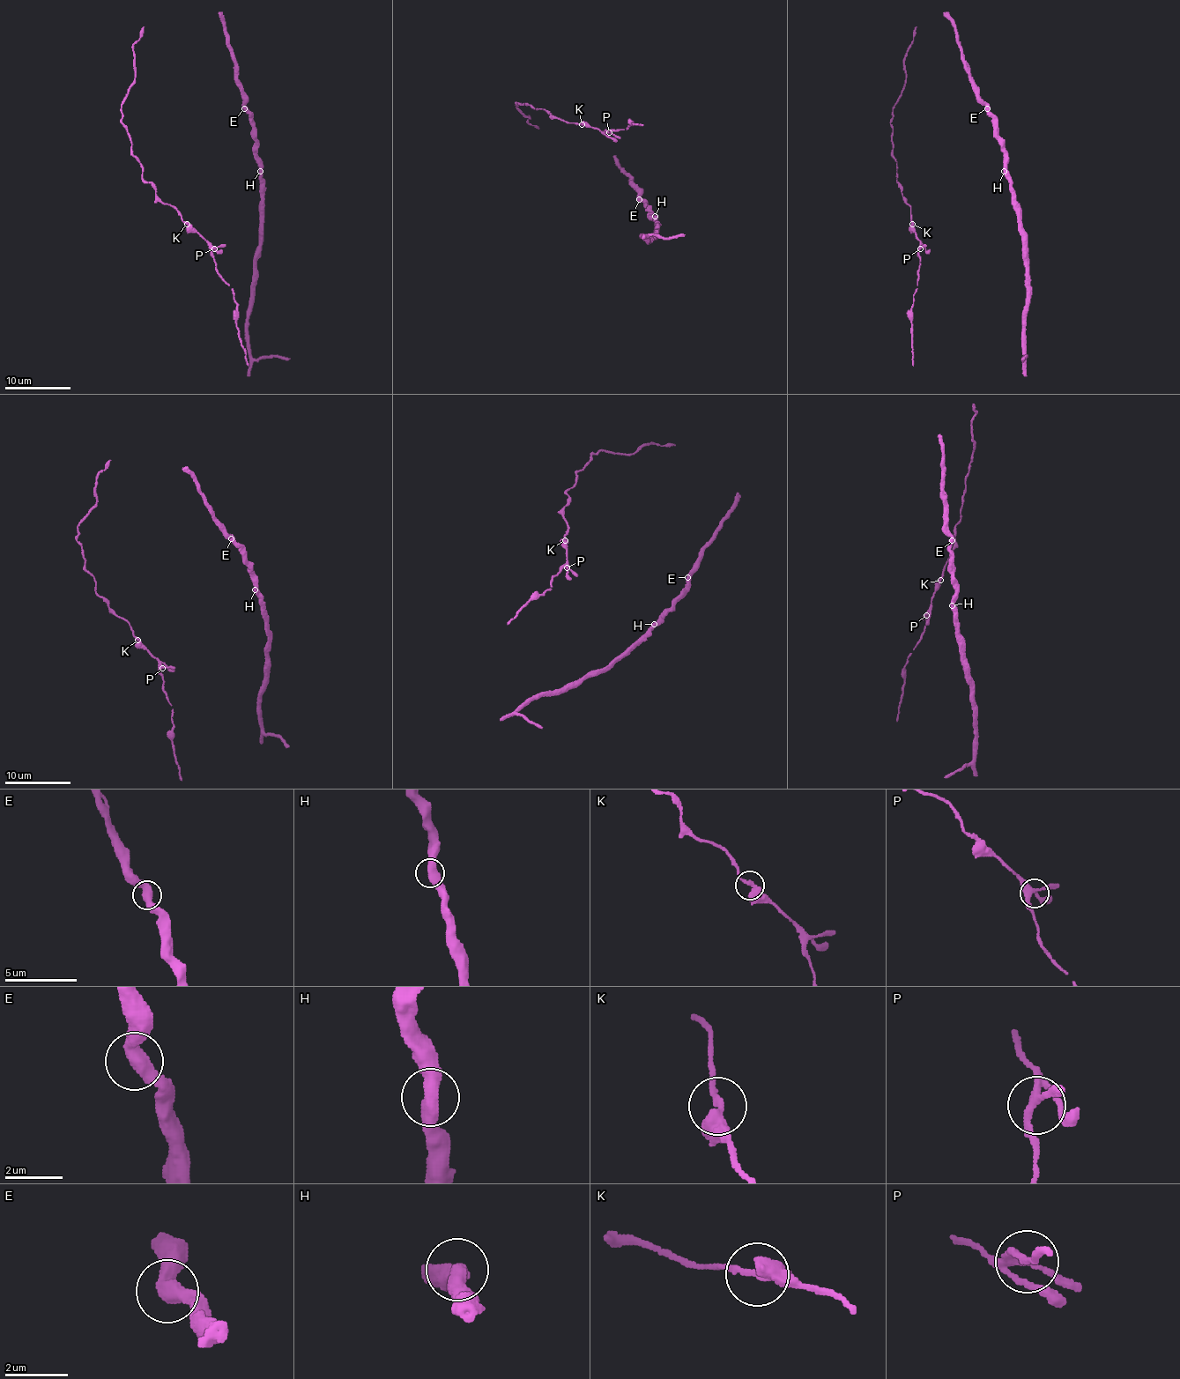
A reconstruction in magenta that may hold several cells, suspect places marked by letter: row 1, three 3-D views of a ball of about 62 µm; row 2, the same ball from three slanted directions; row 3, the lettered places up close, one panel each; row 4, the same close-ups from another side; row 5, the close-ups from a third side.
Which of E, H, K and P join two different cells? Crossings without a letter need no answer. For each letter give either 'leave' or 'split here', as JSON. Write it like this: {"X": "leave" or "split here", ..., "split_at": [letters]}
{"E": "leave", "H": "leave", "K": "leave", "P": "leave", "split_at": []}

